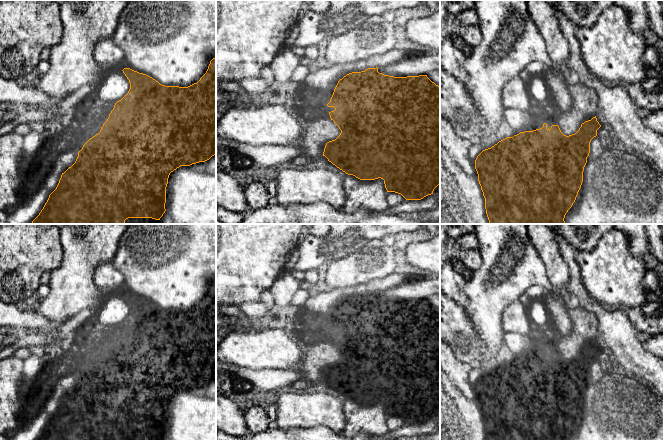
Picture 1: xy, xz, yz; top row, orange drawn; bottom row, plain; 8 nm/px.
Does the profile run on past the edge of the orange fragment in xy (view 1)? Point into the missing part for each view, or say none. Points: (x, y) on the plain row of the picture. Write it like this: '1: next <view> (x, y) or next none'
1: next none

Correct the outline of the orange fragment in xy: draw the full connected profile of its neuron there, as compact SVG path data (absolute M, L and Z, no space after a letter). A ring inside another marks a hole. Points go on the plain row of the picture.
M216 282L210 285L206 297L200 304L188 311L165 310L152 301L130 292L124 292L122 295L130 307L128 317L115 327L100 356L83 369L75 387L62 397L56 413L49 419L38 440L163 440L166 435L166 411L170 397L180 390L205 386L216 378Z

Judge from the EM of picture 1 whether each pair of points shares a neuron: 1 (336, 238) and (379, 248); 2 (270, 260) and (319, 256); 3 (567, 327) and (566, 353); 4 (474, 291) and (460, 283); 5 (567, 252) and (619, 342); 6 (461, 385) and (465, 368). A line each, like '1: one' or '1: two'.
1: two
2: two
3: two
4: two
5: one
6: one

